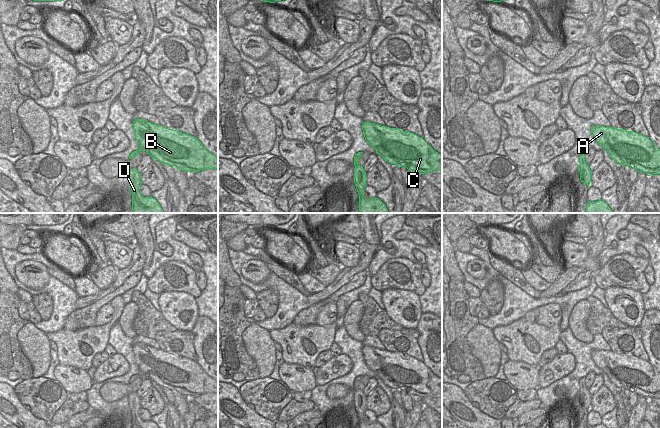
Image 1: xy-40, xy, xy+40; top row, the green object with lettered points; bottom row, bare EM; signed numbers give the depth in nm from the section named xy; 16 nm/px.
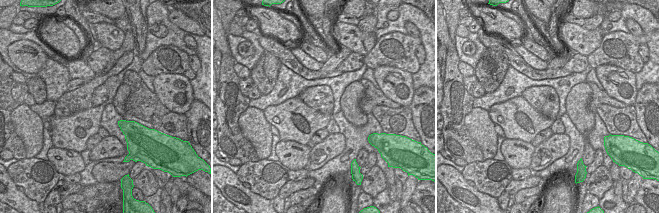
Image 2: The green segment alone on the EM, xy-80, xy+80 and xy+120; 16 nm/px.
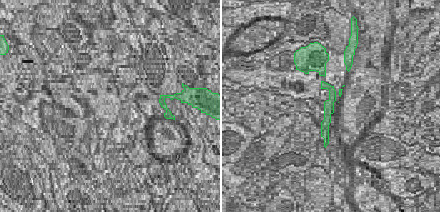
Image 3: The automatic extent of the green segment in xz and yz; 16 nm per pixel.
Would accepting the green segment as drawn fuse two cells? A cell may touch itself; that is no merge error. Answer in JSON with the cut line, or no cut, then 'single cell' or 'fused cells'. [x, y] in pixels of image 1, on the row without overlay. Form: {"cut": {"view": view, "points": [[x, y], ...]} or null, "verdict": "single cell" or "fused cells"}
{"cut": null, "verdict": "single cell"}

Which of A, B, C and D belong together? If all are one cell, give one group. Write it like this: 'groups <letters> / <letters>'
groups A B C D

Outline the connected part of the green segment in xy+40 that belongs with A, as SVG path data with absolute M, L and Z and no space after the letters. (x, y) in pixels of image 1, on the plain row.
M592 350L591 358L615 386L648 400L660 398L660 373L649 361L611 350Z

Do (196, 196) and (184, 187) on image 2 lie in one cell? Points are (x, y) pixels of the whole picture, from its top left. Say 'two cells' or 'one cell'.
one cell

